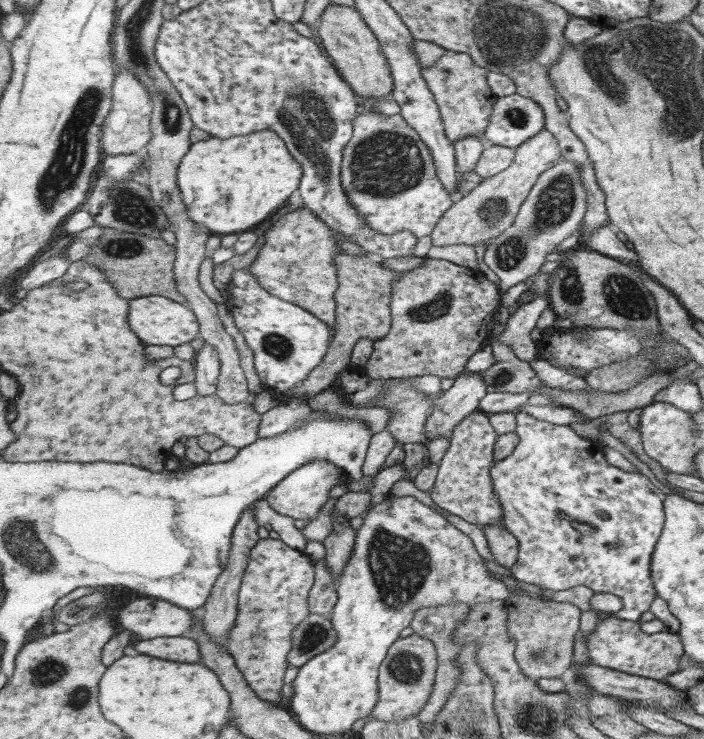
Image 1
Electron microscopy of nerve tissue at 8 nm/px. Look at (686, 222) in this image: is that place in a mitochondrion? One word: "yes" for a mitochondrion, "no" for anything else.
no

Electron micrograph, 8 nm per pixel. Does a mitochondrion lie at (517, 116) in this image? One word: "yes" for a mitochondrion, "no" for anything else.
yes

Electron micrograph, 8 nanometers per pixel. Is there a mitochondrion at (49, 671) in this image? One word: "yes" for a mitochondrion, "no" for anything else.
yes

